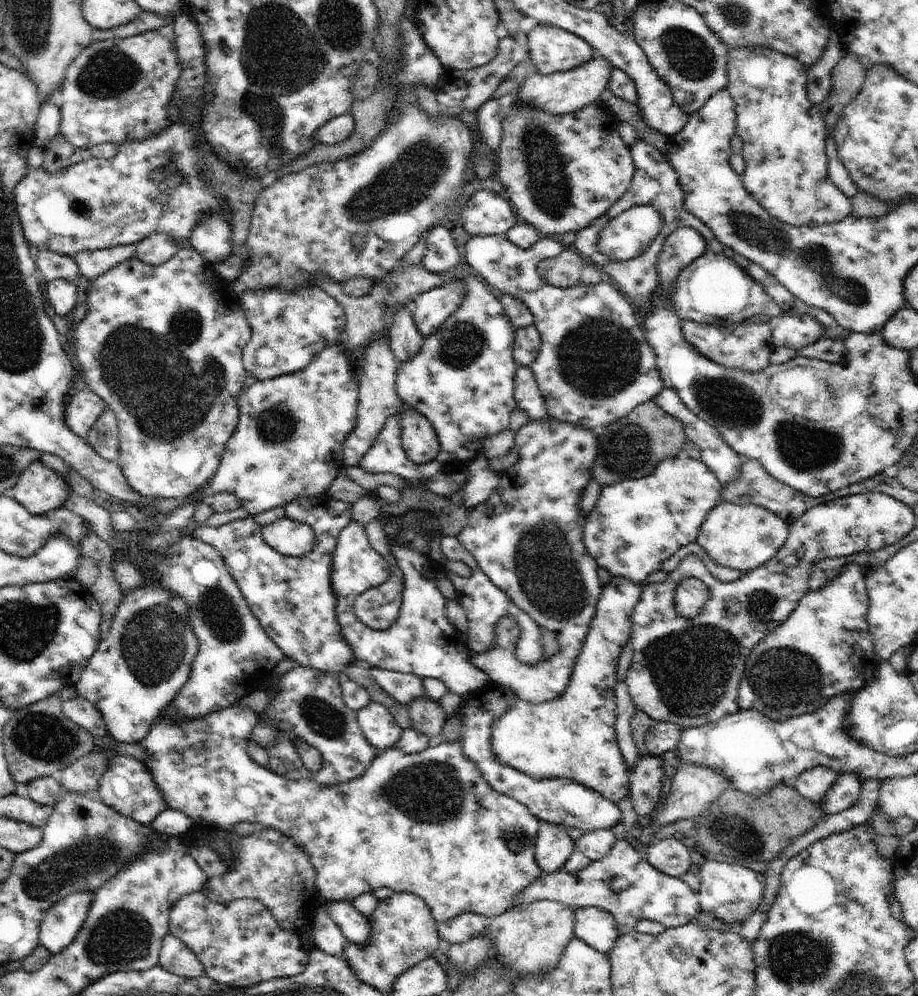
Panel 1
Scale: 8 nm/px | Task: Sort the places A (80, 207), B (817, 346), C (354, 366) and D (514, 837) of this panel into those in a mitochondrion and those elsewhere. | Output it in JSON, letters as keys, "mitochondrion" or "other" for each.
{"A":"mitochondrion","B":"other","C":"other","D":"mitochondrion"}

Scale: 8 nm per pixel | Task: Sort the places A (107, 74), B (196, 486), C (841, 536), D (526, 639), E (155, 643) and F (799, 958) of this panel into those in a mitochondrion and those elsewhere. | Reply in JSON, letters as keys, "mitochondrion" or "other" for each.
{"A":"mitochondrion","B":"other","C":"other","D":"other","E":"mitochondrion","F":"mitochondrion"}

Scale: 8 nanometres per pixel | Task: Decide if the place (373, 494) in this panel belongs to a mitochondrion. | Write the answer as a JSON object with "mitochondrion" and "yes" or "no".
{"mitochondrion":"no"}

